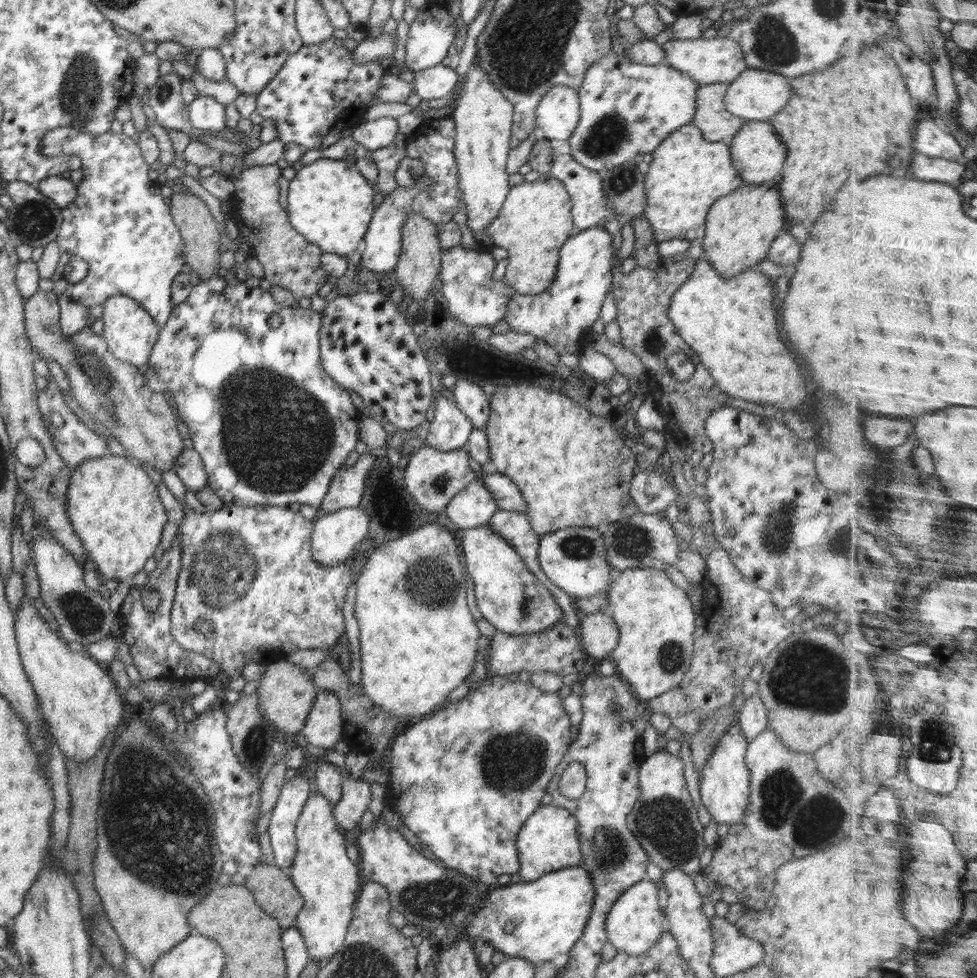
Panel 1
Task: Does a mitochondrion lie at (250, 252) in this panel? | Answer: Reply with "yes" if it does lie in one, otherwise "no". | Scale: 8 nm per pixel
no

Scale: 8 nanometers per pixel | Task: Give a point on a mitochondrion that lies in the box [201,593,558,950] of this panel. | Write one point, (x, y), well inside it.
(510, 762)

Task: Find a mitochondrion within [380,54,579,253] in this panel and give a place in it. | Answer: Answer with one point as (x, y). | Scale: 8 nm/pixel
(412, 172)

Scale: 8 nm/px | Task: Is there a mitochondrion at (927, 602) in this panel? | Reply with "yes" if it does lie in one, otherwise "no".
no

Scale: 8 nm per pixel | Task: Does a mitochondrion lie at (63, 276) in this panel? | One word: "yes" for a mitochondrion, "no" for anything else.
no

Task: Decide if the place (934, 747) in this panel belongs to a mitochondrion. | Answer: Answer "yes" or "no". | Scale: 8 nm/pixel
yes

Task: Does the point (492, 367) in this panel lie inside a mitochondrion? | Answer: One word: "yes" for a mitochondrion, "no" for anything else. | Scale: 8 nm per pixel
no

